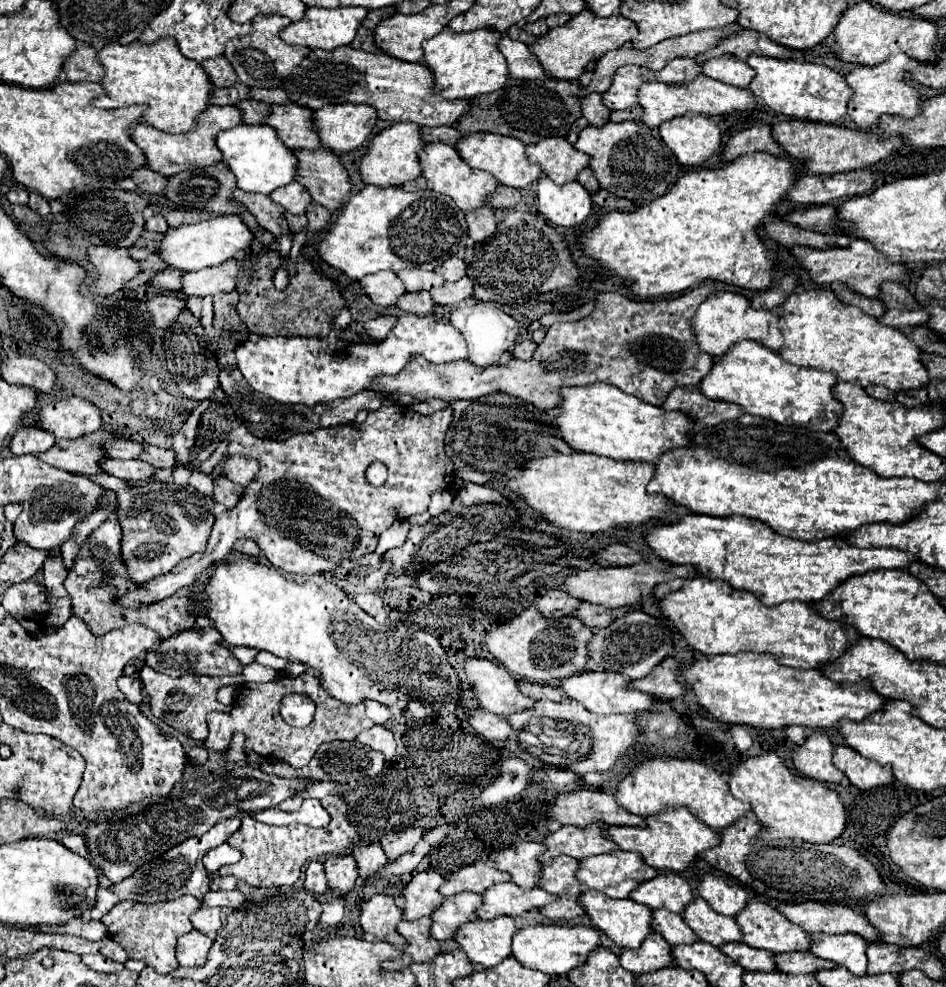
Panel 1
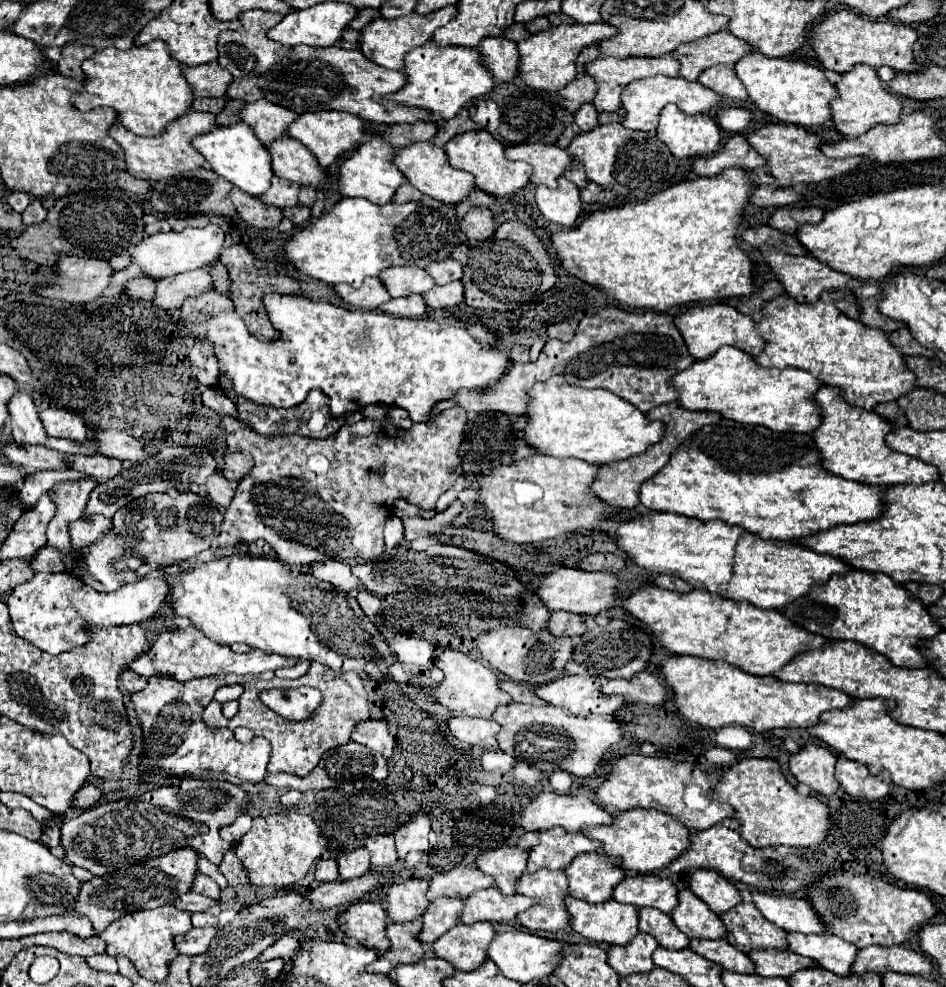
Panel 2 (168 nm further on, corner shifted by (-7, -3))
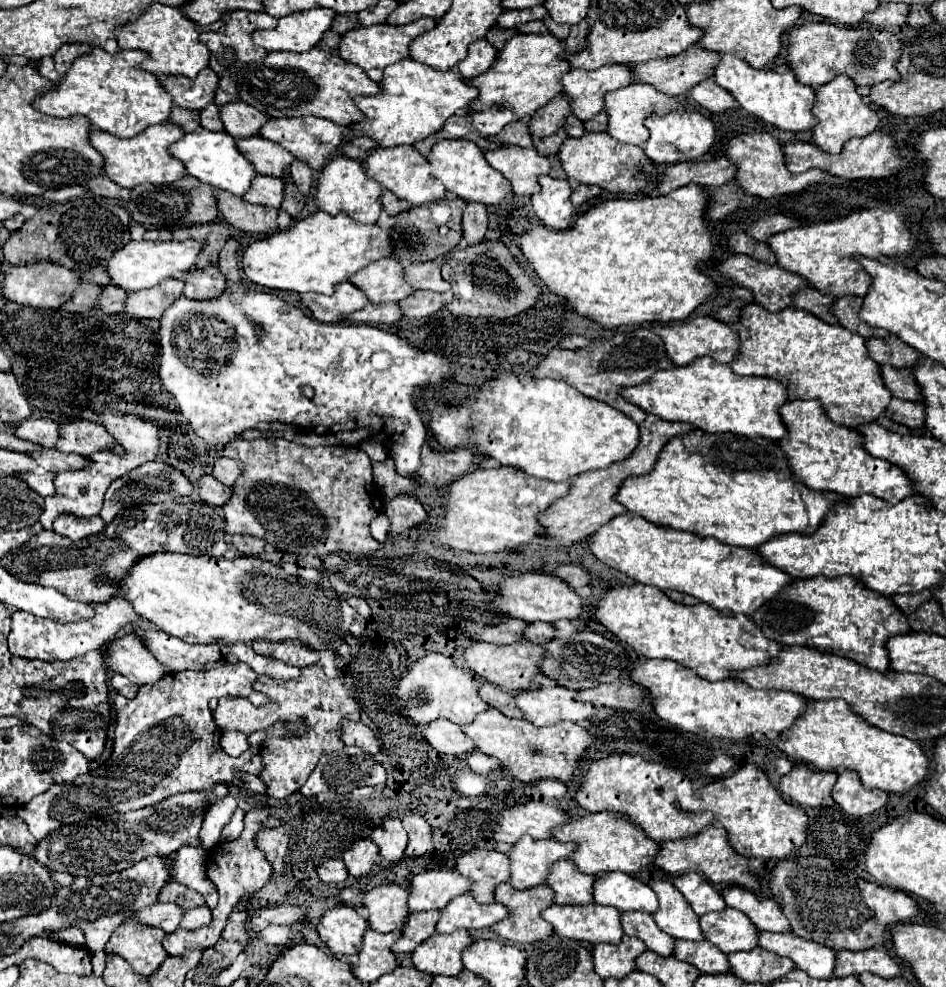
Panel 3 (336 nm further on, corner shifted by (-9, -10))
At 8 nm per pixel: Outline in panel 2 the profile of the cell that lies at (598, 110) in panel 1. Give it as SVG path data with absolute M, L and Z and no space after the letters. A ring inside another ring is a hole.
M586 103L582 105L578 111L576 111L576 125L582 129L582 131L592 131L594 127L598 127L598 111L592 107L592 103Z

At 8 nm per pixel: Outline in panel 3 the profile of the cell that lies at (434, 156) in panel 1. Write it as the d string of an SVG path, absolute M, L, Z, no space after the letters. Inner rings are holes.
M396 146L396 148L376 148L362 160L362 168L366 170L368 178L374 178L386 190L396 194L398 198L406 200L412 206L422 206L428 202L438 202L446 196L442 182L428 174L426 158L414 150L414 146Z

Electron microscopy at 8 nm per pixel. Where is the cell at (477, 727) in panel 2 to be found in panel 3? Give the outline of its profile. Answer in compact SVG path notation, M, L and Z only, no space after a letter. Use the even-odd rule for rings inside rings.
M438 718L424 726L424 740L438 750L438 754L468 754L474 750L474 742L462 732L462 726Z

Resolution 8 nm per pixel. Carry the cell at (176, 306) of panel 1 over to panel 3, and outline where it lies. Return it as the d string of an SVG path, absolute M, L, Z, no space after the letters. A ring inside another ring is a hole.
M216 264L196 268L184 276L184 296L188 298L216 298L224 290L224 274Z

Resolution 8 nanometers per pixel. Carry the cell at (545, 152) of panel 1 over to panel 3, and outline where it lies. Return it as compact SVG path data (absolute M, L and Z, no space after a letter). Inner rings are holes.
M502 146L486 150L484 158L494 170L502 172L510 180L512 192L518 196L532 196L538 192L538 176L550 172L548 158L538 154L534 148Z

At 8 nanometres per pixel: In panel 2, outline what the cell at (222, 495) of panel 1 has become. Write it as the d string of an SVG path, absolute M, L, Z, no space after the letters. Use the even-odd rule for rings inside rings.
M220 473L212 475L212 477L208 479L208 483L206 483L206 491L208 491L208 495L212 497L212 501L214 501L216 505L222 505L222 507L228 507L228 505L230 505L236 487L238 487L236 481L224 479L224 475L220 475Z

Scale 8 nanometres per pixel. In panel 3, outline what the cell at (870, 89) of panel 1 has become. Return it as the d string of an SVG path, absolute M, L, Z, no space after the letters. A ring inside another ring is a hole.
M836 76L828 84L816 90L814 100L814 116L818 116L818 126L812 128L812 142L830 154L840 154L842 146L850 138L862 138L878 128L878 114L856 94L856 84L848 76Z

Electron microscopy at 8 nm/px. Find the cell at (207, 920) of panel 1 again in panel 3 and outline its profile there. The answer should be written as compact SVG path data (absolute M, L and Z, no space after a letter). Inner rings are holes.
M198 906L194 910L188 910L182 914L182 922L180 926L186 928L186 930L196 930L196 928L202 928L206 924L210 924L212 920L212 914L210 914L210 908L208 906Z

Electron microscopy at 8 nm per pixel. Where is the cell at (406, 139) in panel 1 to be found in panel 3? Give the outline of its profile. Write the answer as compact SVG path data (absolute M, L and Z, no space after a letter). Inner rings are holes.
M344 156L334 158L336 162L328 162L320 176L316 178L316 206L318 210L336 216L336 214L348 214L350 218L354 218L356 222L362 224L374 224L382 212L380 206L380 194L382 194L382 186L374 180L368 180L368 176L364 174L364 168L360 166L360 162L356 160L348 160Z

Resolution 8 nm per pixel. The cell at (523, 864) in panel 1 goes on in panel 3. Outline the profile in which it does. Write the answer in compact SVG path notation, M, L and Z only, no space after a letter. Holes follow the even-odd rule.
M472 850L456 858L454 870L472 880L472 898L490 904L494 902L494 886L508 882L510 860L496 850Z

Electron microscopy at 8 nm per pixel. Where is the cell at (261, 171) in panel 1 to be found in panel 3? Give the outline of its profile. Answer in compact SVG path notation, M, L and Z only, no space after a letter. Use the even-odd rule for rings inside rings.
M198 128L196 132L184 134L178 142L170 144L168 152L184 164L184 168L190 176L194 176L200 182L210 184L214 188L228 190L236 196L242 196L250 188L252 178L256 176L254 166L250 162L246 162L246 158L238 152L234 138L228 132L210 132L210 130Z

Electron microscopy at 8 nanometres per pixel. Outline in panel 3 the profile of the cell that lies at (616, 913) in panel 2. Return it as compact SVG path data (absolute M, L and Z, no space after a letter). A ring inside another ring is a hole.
M584 904L584 906L558 906L542 910L542 918L554 926L554 932L572 940L586 940L590 944L598 942L618 942L624 932L620 926L620 912L612 906Z

